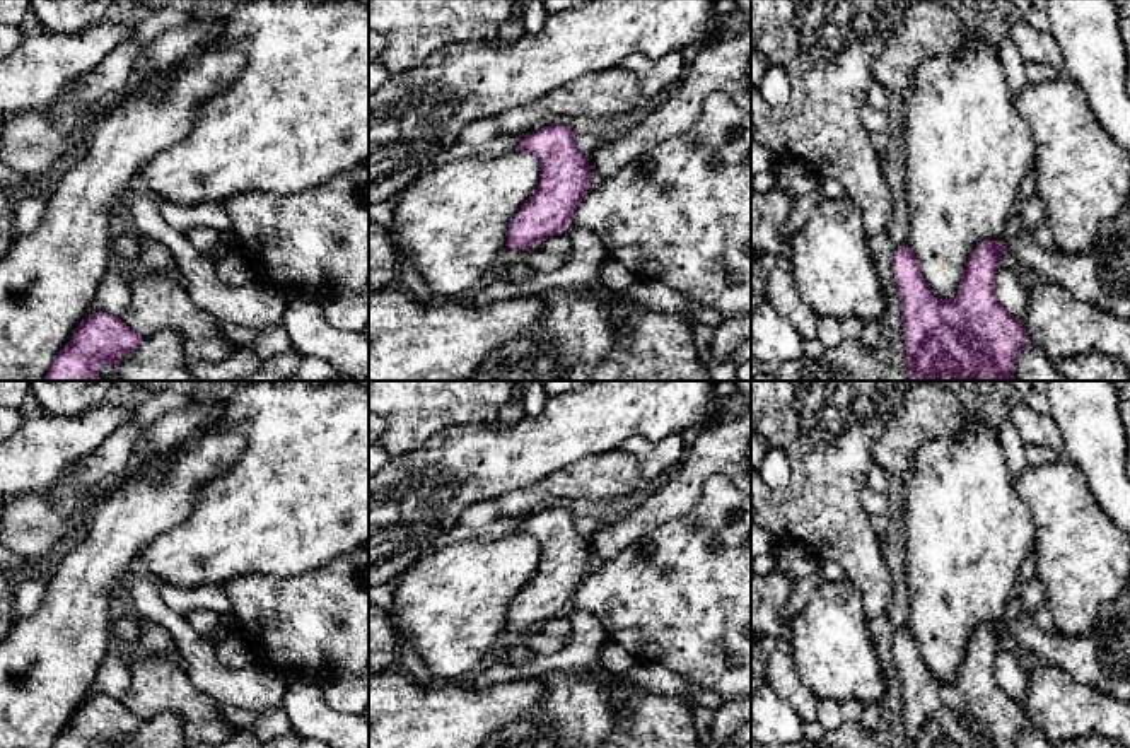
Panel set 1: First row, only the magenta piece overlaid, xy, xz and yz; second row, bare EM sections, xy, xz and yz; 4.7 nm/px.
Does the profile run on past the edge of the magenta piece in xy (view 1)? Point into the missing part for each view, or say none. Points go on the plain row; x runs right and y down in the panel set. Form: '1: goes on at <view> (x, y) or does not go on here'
1: does not go on here

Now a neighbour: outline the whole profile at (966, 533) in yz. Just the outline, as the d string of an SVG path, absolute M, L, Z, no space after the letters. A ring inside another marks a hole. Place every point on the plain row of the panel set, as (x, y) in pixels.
M964 413L959 434L923 442L903 478L905 485L905 560L908 586L908 623L920 656L935 678L954 681L970 635L983 623L1005 625L1005 610L1019 593L1019 570L1033 552L1036 533L1033 514L1019 499L997 434L973 415Z

